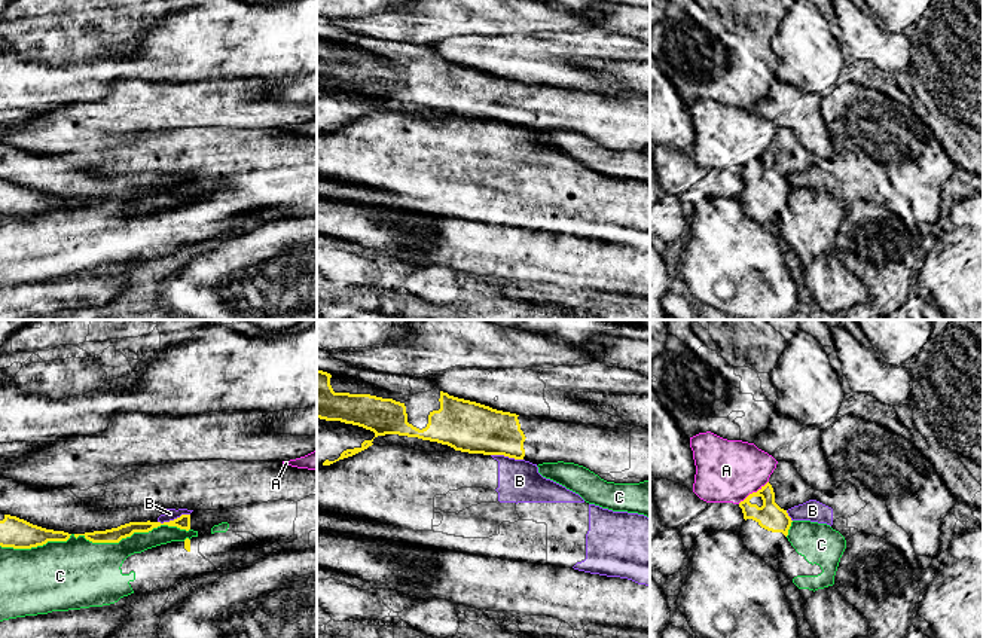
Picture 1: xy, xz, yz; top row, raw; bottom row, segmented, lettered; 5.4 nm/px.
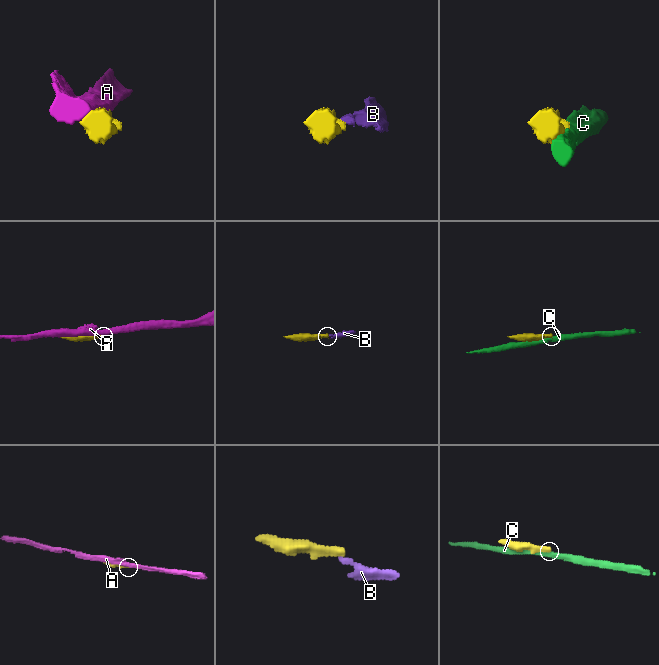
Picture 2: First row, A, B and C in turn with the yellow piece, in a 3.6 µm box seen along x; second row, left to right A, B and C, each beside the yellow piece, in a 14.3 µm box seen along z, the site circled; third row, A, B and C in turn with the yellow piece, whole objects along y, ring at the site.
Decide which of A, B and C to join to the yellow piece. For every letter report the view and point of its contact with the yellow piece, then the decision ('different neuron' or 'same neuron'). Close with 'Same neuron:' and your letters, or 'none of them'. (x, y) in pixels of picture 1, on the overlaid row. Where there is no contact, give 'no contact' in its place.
A: yz (753, 492) | different neuron
B: xy (174, 519) | different neuron
C: xy (94, 542) | different neuron
Same neuron: none of them

